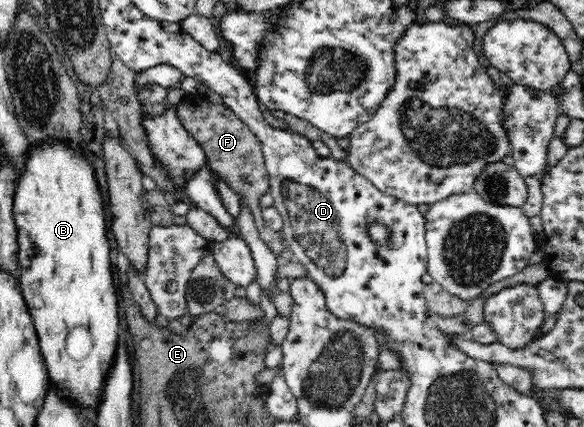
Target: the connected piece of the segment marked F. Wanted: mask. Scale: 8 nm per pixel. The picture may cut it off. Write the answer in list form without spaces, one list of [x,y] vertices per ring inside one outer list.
[[[206,98],[200,100],[198,104],[177,105],[177,115],[184,129],[203,148],[206,154],[207,167],[228,184],[228,187],[244,201],[244,205],[252,213],[260,239],[276,255],[278,262],[283,263],[280,253],[282,250],[289,250],[288,245],[283,245],[283,232],[268,228],[264,224],[264,217],[262,217],[261,197],[269,193],[270,181],[265,168],[261,143],[254,132],[251,132],[244,121],[240,120],[233,110],[221,101],[215,103]]]

